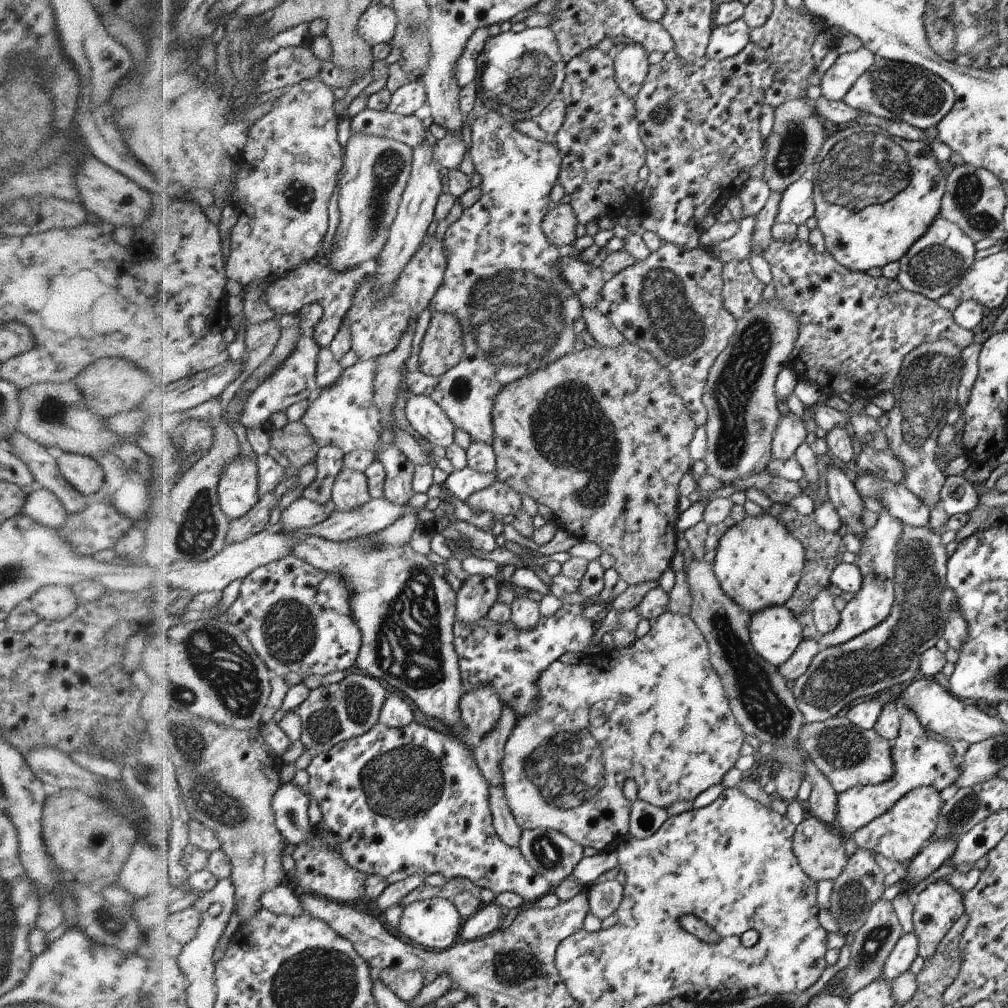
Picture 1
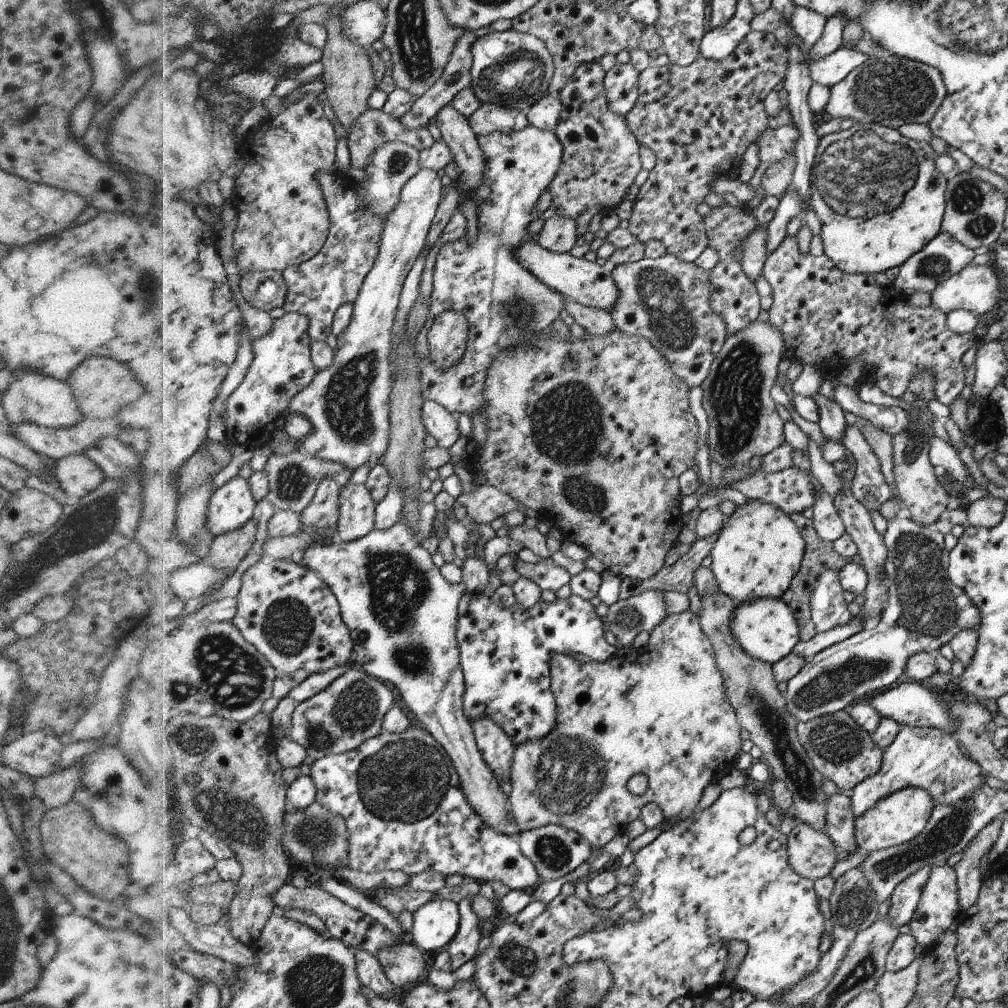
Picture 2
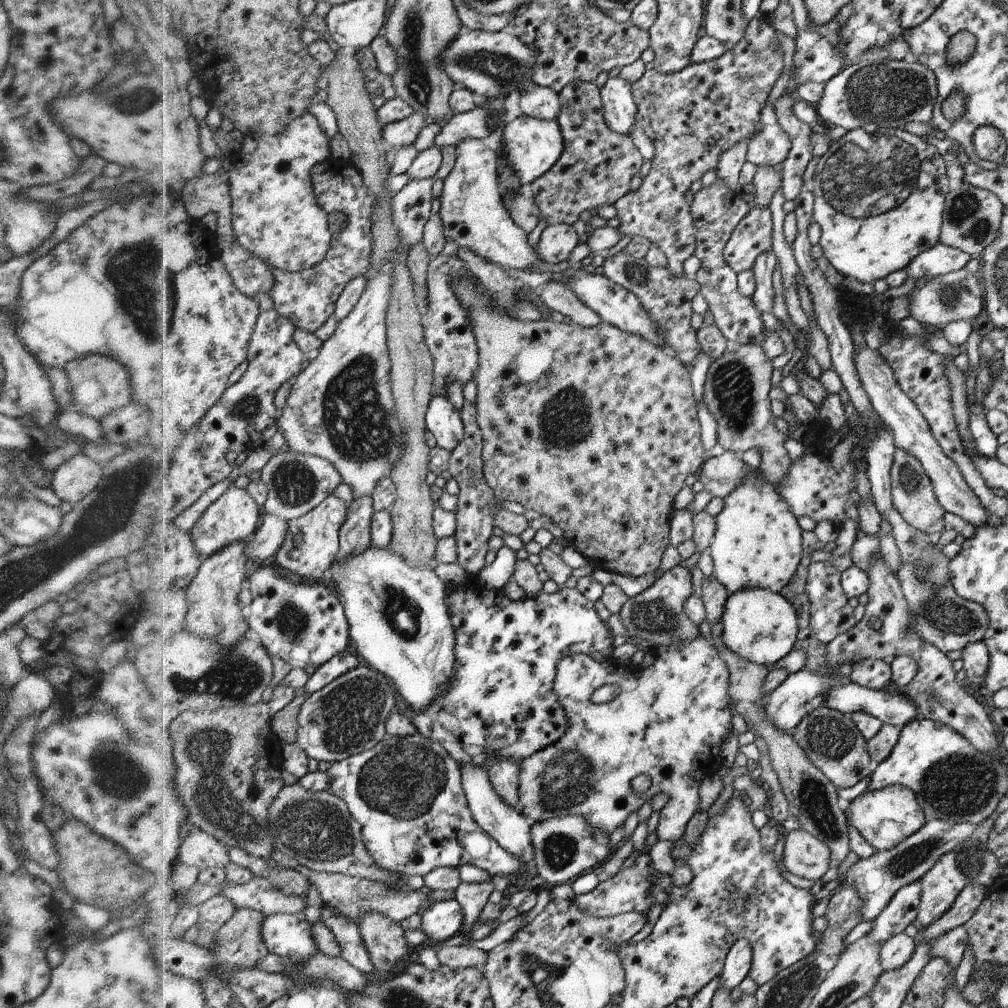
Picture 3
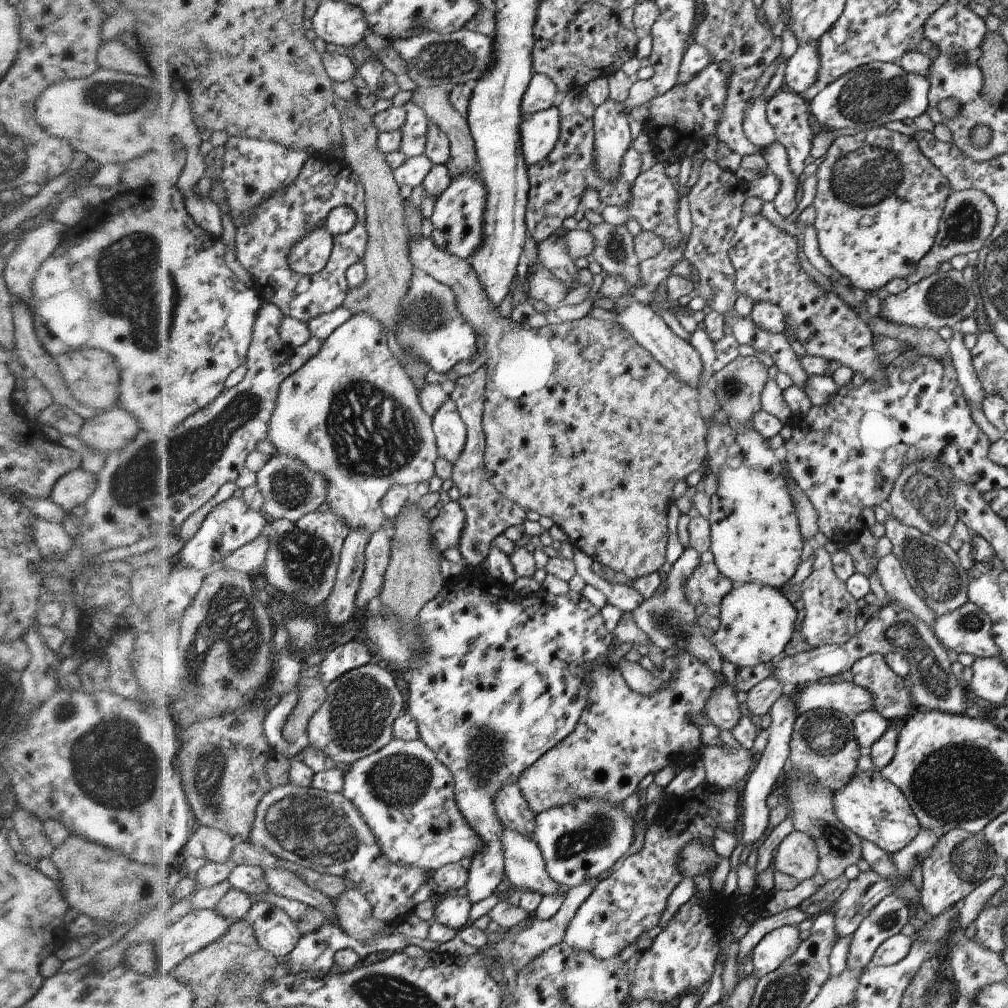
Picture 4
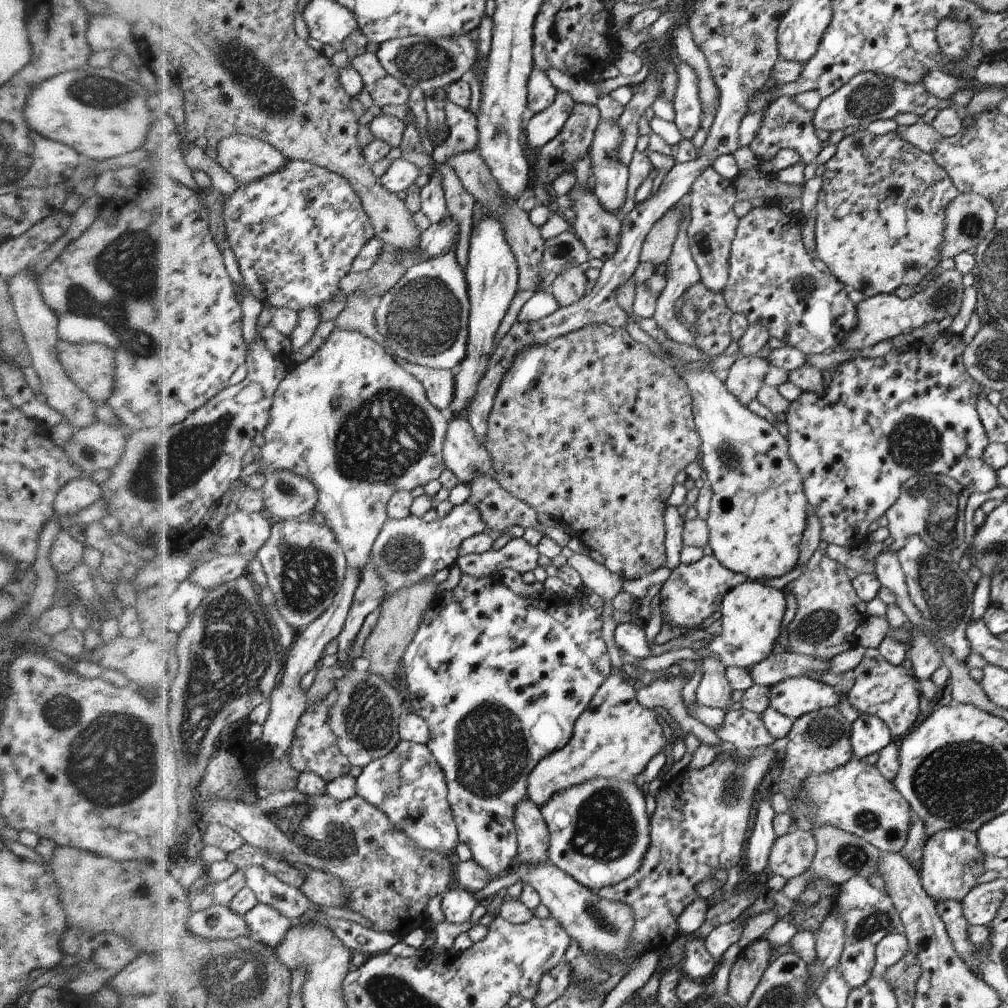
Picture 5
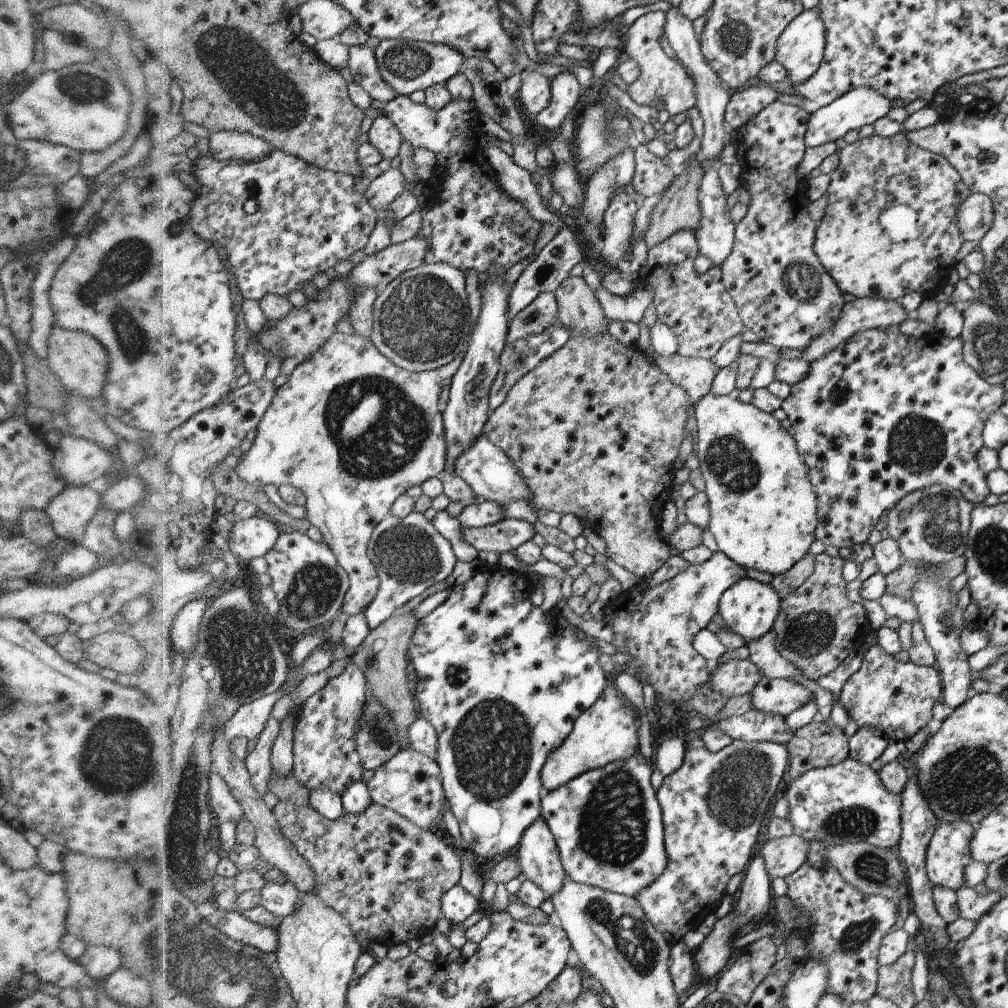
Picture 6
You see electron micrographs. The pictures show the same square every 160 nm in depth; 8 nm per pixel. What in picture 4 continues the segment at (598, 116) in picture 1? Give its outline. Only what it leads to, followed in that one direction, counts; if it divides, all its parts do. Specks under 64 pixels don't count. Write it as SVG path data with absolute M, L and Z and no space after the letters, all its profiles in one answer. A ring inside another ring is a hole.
M583 89L568 92L559 105L562 116L561 136L550 155L529 169L529 208L526 211L526 226L534 240L540 244L549 238L556 230L562 229L562 222L576 212L582 190L591 187L599 193L602 207L628 207L633 200L632 184L640 174L642 158L634 147L626 151L618 181L604 181L597 176L596 169L596 131L594 116L597 106L589 99Z

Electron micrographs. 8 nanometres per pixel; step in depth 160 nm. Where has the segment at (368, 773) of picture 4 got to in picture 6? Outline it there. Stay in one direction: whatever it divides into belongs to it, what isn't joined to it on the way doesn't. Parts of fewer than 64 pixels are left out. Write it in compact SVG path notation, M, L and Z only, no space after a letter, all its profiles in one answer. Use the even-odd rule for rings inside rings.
M407 747L390 763L377 769L368 786L376 803L396 809L423 829L436 832L442 830L441 810L446 804L446 798L441 767L425 753Z

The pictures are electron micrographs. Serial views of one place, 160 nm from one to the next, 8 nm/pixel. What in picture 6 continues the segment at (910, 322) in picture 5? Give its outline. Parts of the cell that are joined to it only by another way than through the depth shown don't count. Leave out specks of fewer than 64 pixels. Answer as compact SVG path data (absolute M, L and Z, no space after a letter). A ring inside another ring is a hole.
M872 297L857 298L856 300L844 304L837 322L821 335L816 335L809 346L801 351L800 359L812 363L814 359L820 359L827 352L842 347L841 344L847 343L847 340L857 332L873 328L886 328L893 324L900 324L910 316L914 315L908 314L902 307L900 301L885 301L884 299Z

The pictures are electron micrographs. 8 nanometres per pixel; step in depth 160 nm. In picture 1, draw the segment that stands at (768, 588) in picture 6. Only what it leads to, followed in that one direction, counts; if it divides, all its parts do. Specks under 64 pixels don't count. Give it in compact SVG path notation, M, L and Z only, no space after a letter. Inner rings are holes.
M785 605L753 614L749 632L756 653L774 667L790 660L804 640L804 625Z

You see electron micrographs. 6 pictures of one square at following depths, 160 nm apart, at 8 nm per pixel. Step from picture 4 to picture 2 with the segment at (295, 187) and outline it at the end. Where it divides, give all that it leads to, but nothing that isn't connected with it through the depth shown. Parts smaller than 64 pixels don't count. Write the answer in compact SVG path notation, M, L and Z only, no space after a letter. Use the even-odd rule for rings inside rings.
M326 170L321 174L320 182L329 204L333 233L316 258L301 266L289 267L283 272L288 286L284 308L287 313L310 316L312 339L328 342L330 334L334 334L338 310L344 304L356 304L365 281L378 262L387 220L378 216L374 210L366 208L363 183L356 179L353 172Z

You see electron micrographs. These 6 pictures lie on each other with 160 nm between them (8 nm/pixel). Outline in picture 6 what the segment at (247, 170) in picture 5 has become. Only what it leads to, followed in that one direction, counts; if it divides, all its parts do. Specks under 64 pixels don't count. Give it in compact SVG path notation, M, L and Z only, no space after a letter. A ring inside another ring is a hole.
M221 130L209 134L209 138L210 152L223 161L254 162L270 156L276 149L264 137L242 131Z

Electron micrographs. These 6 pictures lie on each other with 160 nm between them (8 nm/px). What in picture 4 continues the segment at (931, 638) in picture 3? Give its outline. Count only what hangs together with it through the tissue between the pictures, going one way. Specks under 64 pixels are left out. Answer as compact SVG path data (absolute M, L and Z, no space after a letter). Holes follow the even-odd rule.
M968 601L959 609L953 610L935 620L933 633L946 649L955 653L967 652L975 657L998 657L1001 655L999 646L993 636L993 619L976 603Z

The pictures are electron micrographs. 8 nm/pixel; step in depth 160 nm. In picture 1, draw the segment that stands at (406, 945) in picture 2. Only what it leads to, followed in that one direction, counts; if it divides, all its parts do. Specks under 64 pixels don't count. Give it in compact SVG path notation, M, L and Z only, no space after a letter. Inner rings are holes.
M386 968L379 971L379 977L406 1003L417 999L424 987L424 978L420 970L402 972L397 968Z

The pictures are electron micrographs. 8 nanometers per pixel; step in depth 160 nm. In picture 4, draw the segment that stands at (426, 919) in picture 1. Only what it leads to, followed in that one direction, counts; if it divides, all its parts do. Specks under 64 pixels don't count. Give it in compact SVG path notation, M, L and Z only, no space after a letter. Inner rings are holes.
M467 896L443 897L437 903L433 920L452 929L462 930L468 925L472 902Z

